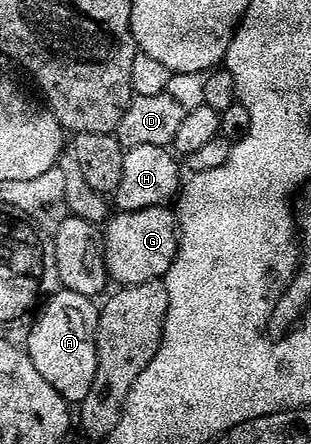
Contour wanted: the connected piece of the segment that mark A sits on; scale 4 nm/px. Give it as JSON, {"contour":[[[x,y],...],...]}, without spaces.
{"contour":[[[58,289],[56,294],[48,295],[47,301],[40,307],[41,315],[33,322],[33,327],[29,330],[29,346],[27,353],[31,364],[35,364],[39,376],[59,392],[66,402],[70,404],[80,404],[91,392],[91,380],[95,380],[95,368],[97,367],[97,316],[98,307],[94,299],[87,295],[80,295],[64,289]]]}

